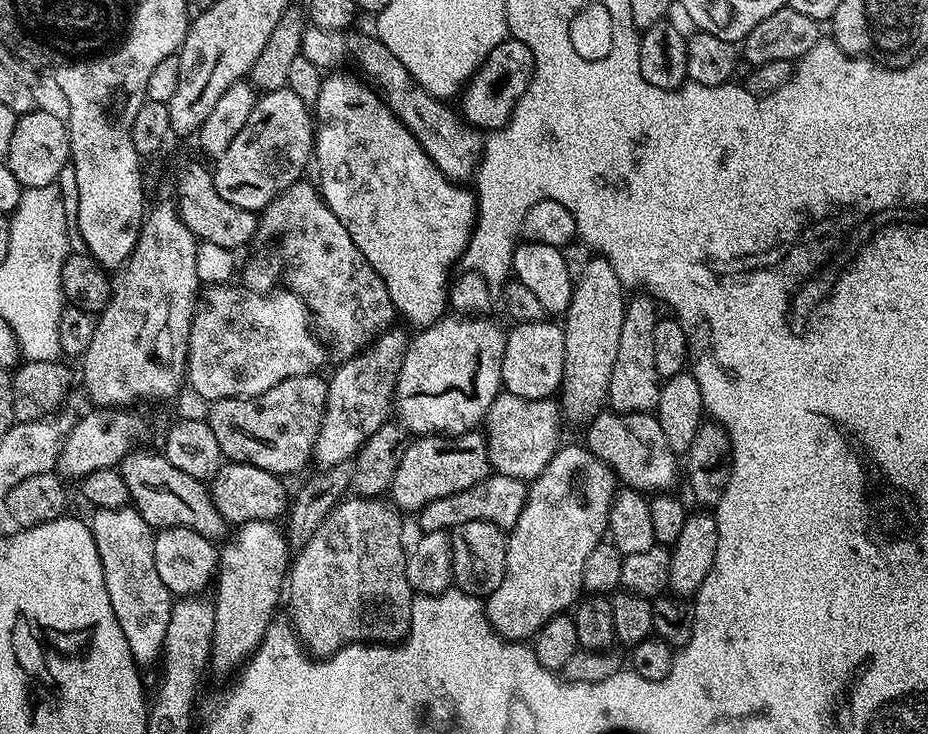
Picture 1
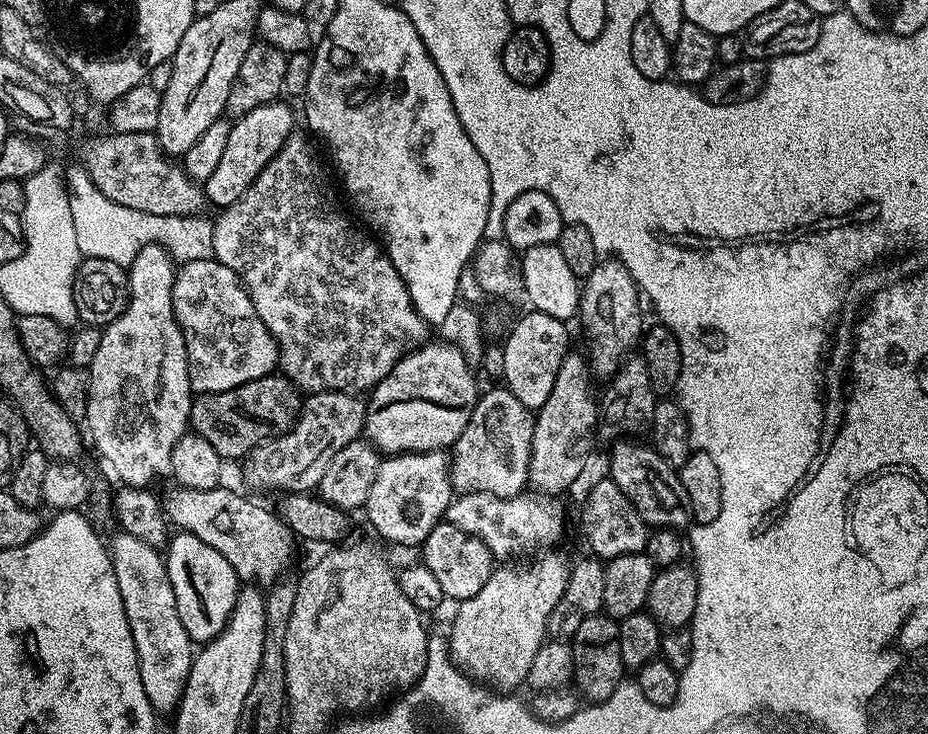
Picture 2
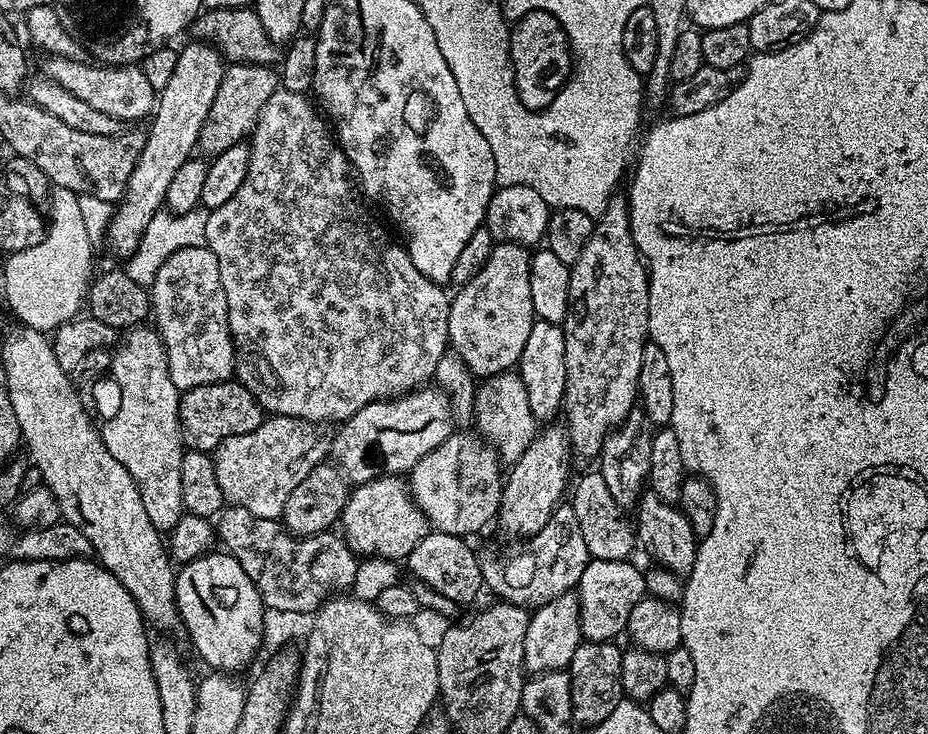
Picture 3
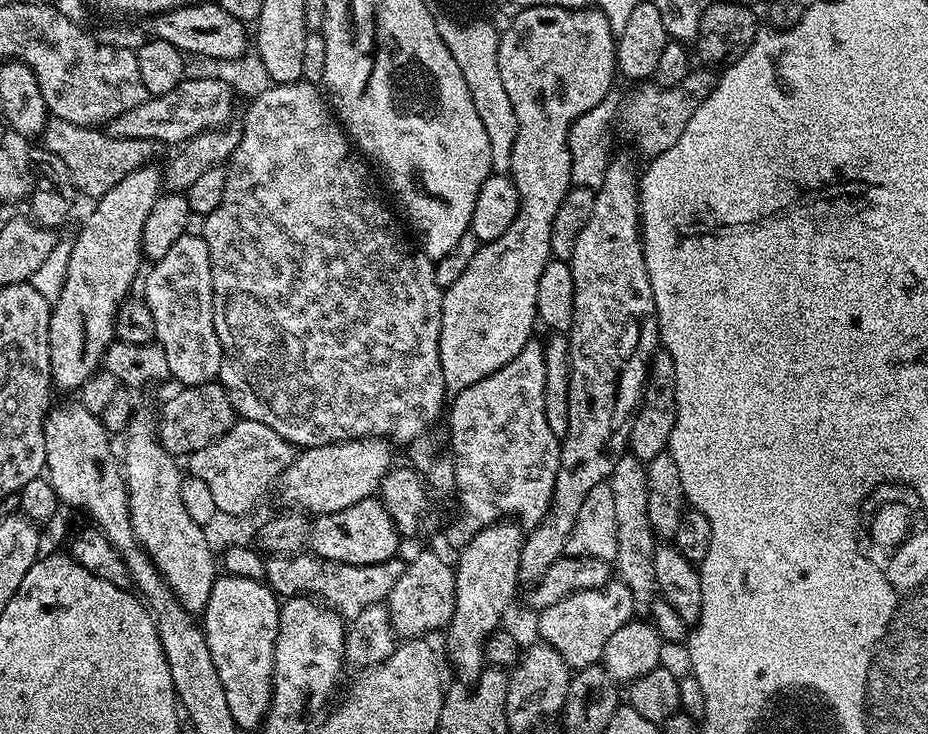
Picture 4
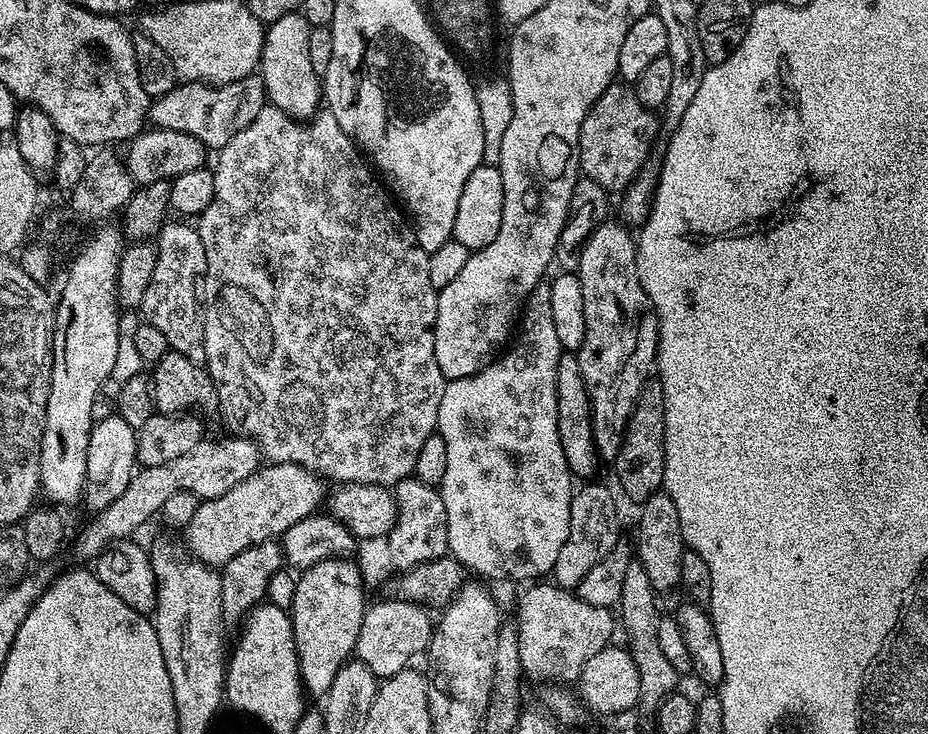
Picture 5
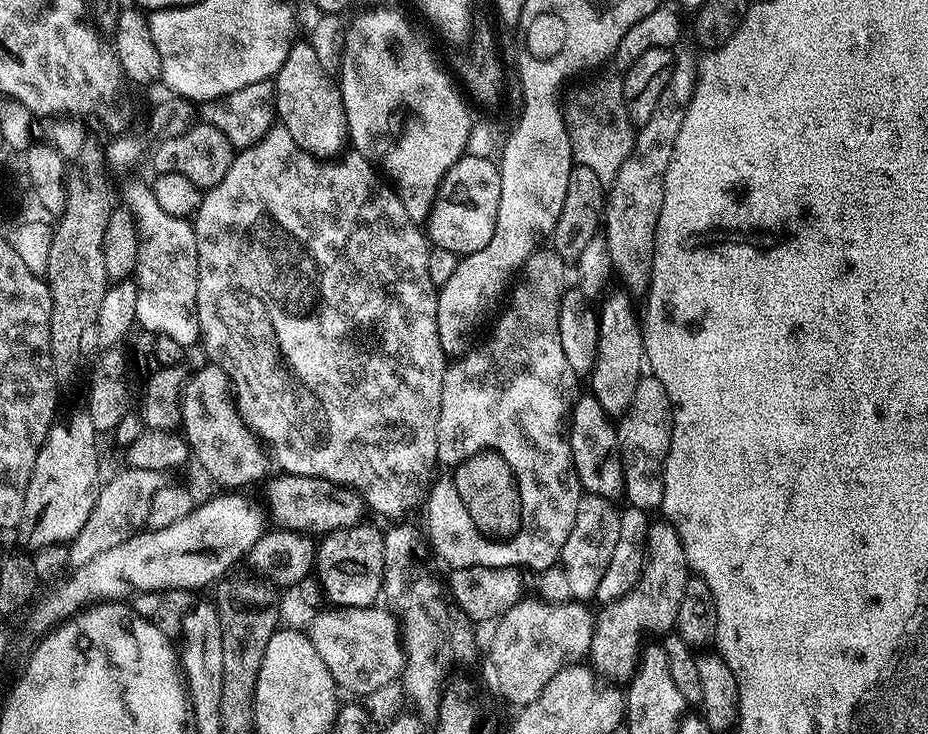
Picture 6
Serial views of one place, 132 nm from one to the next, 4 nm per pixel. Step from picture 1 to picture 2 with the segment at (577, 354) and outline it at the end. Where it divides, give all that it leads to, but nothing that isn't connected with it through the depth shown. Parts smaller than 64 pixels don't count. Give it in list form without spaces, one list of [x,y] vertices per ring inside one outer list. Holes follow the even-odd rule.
[[[570,354],[562,362],[562,367],[558,369],[558,378],[554,378],[554,390],[550,390],[550,398],[546,398],[544,405],[539,408],[534,416],[534,438],[532,439],[532,449],[530,450],[530,470],[528,471],[528,484],[531,485],[537,493],[543,494],[549,498],[559,497],[559,492],[564,492],[580,475],[584,472],[584,467],[588,464],[588,459],[592,456],[592,443],[596,440],[596,432],[598,436],[598,396],[597,393],[592,393],[592,383],[594,377],[592,369],[588,366],[588,361],[583,355],[576,356]]]

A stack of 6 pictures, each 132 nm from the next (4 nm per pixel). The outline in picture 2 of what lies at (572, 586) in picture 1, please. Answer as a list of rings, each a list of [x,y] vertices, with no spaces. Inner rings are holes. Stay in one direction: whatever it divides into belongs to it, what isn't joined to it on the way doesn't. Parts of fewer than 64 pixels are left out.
[[[544,550],[529,564],[508,562],[493,567],[490,578],[474,598],[455,605],[452,629],[446,632],[452,661],[473,680],[493,690],[516,690],[527,681],[534,654],[548,636],[548,619],[566,590],[570,560],[560,550]]]

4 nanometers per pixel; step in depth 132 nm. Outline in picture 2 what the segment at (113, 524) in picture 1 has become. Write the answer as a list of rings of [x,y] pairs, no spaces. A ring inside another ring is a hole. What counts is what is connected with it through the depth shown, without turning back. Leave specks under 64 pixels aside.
[[[121,530],[116,534],[110,540],[110,555],[114,578],[118,578],[118,590],[122,594],[122,606],[126,606],[130,634],[134,634],[134,650],[138,654],[138,674],[142,674],[142,690],[146,690],[146,698],[150,698],[150,706],[157,714],[172,714],[184,696],[184,683],[190,674],[194,642],[186,634],[182,618],[178,618],[174,586],[170,586],[168,566],[161,549],[151,548],[141,539]]]

